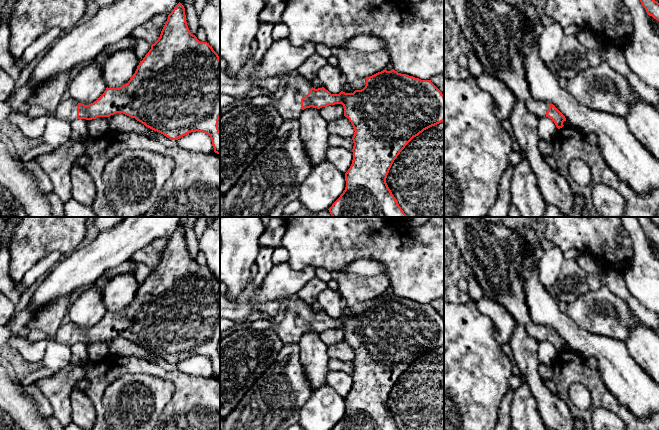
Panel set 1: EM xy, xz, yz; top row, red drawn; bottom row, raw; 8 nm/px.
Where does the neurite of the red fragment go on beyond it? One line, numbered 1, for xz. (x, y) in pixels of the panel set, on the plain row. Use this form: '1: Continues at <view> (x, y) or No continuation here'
1: Continues at xz (288, 330)

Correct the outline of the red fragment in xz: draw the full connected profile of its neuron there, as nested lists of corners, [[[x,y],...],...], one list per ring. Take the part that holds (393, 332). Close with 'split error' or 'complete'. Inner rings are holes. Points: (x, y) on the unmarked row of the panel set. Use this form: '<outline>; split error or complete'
[[[385,293],[366,302],[365,311],[361,314],[355,314],[353,317],[341,315],[339,318],[331,318],[324,311],[315,313],[296,295],[277,300],[279,304],[284,302],[287,302],[288,306],[285,316],[279,324],[275,325],[269,320],[261,319],[251,323],[250,328],[261,331],[274,330],[283,344],[298,343],[301,336],[306,332],[320,333],[329,329],[342,328],[344,340],[349,343],[354,352],[355,356],[352,361],[354,367],[352,373],[353,384],[350,392],[345,397],[346,411],[332,430],[399,430],[386,407],[387,399],[394,384],[414,361],[444,345],[444,319],[442,316],[431,304],[421,304],[398,297],[394,293],[391,295]]]; split error

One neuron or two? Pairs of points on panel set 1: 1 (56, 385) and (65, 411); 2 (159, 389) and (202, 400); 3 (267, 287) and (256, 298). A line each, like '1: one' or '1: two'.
1: one
2: two
3: one

